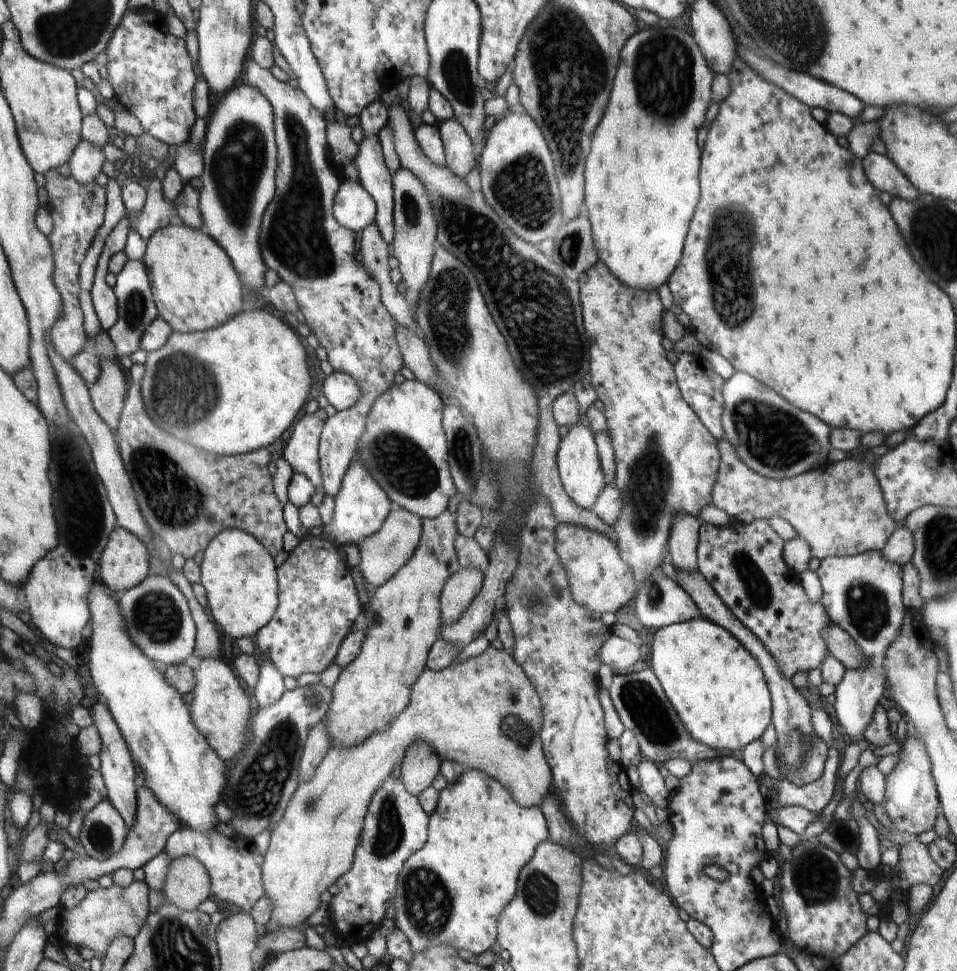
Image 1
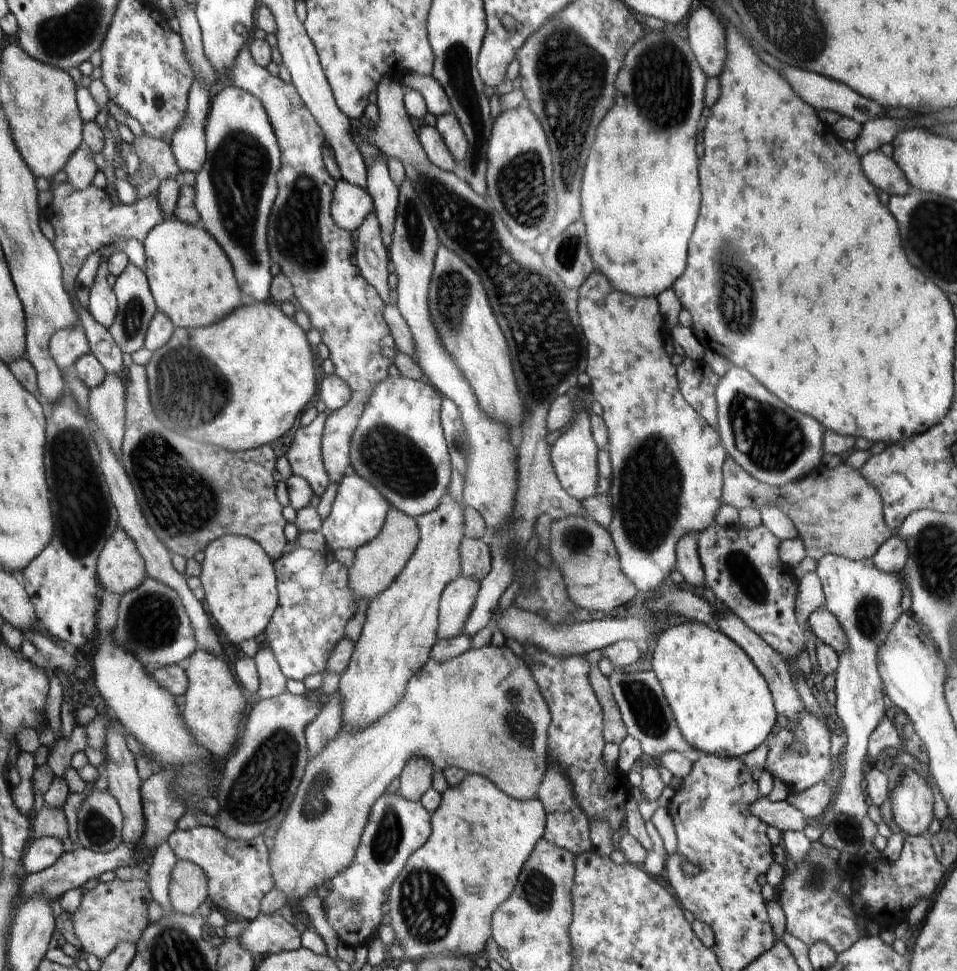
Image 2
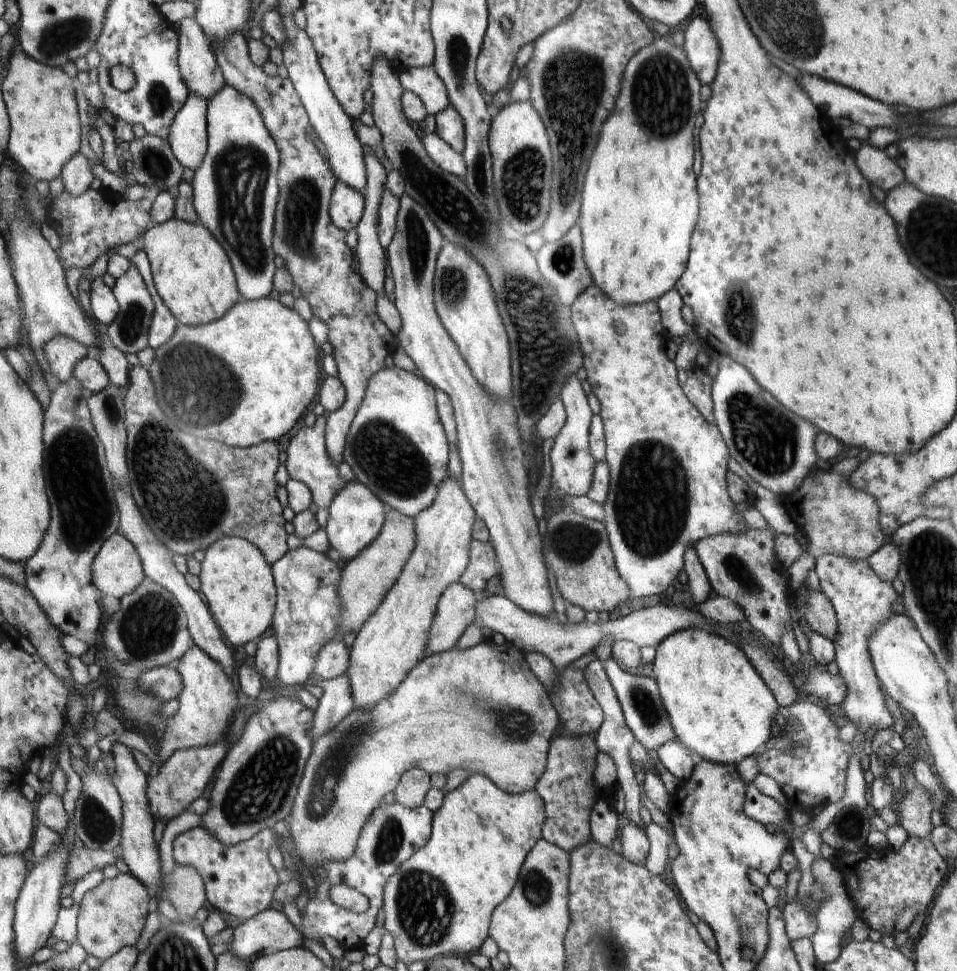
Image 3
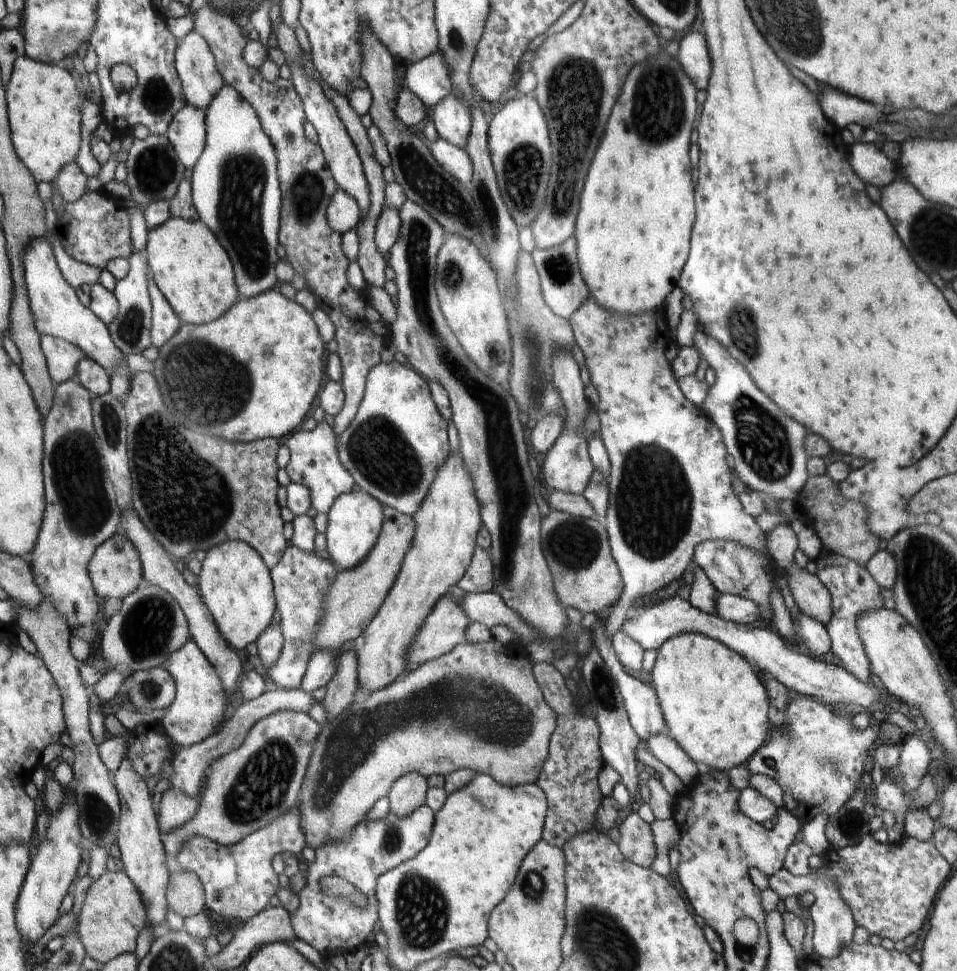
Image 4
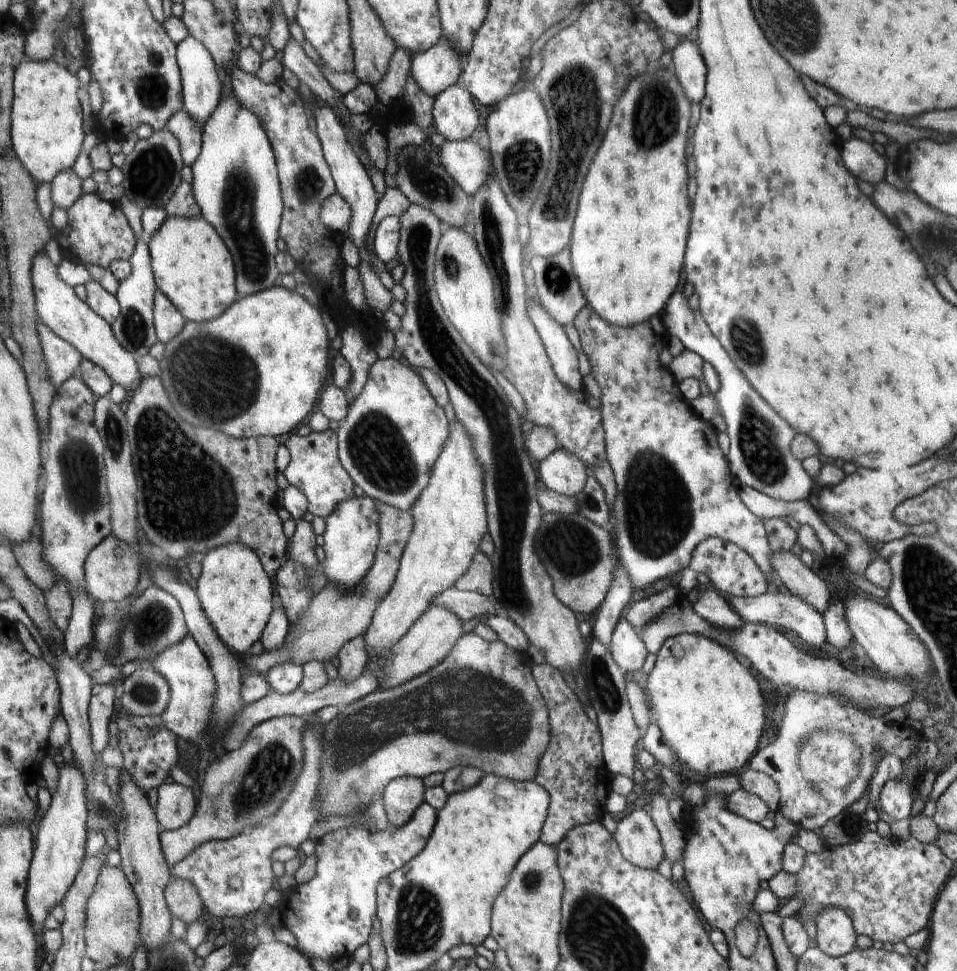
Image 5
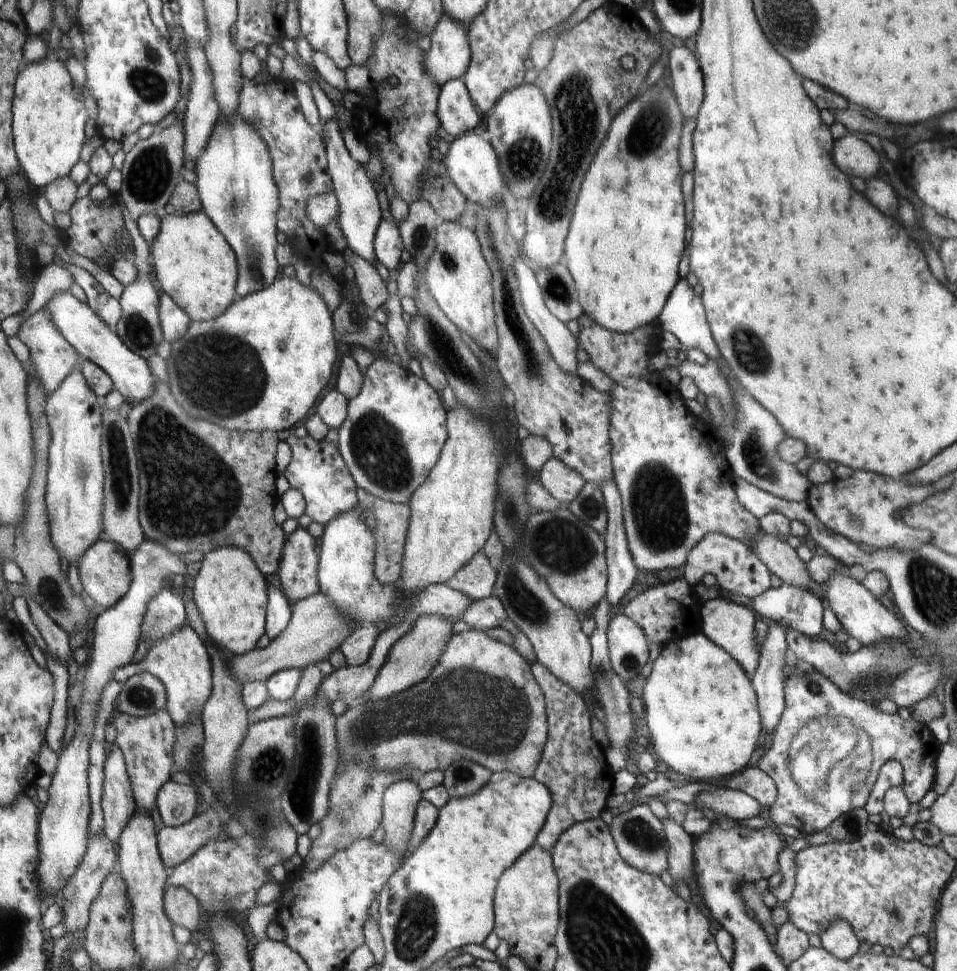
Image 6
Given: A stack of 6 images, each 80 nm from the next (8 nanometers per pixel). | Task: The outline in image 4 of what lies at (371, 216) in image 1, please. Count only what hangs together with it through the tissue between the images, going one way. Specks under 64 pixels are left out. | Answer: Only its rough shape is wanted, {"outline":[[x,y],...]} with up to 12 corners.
{"outline":[[344,189],[327,209],[332,230],[344,234],[359,225],[359,204]]}

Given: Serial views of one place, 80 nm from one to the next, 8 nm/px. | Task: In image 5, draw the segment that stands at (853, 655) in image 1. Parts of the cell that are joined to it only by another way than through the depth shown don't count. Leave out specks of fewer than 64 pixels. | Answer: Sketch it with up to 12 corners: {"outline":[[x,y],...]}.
{"outline":[[792,552],[771,563],[791,594],[822,615],[833,598],[826,580]]}

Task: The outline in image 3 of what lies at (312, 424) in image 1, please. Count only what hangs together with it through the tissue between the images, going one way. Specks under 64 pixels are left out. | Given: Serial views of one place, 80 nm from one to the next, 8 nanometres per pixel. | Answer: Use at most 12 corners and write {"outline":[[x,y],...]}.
{"outline":[[326,416],[301,428],[286,451],[289,476],[327,508],[347,483],[325,445]]}

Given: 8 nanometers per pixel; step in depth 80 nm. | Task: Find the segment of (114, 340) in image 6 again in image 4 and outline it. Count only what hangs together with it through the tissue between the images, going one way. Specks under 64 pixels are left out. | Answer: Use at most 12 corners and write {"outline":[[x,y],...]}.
{"outline":[[46,236],[23,252],[35,329],[111,374],[125,357],[80,302]]}

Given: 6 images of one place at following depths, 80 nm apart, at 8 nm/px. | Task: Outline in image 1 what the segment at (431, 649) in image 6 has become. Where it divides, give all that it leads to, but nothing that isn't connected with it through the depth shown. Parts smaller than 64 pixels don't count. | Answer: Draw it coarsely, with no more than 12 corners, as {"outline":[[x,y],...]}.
{"outline":[[460,570],[443,587],[444,623],[459,621],[482,592],[483,572]]}

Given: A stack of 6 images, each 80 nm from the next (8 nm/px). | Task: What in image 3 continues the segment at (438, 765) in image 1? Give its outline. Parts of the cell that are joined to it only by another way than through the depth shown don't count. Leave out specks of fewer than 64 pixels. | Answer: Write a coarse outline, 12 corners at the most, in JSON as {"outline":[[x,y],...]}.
{"outline":[[412,767],[395,786],[394,798],[404,806],[423,804],[431,775]]}

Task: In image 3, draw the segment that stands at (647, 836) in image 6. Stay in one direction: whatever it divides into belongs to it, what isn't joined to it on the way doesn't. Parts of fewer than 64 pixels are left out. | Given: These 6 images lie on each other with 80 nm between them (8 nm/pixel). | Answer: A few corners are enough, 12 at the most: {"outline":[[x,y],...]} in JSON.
{"outline":[[621,814],[622,855],[644,866],[649,840],[644,828]]}

